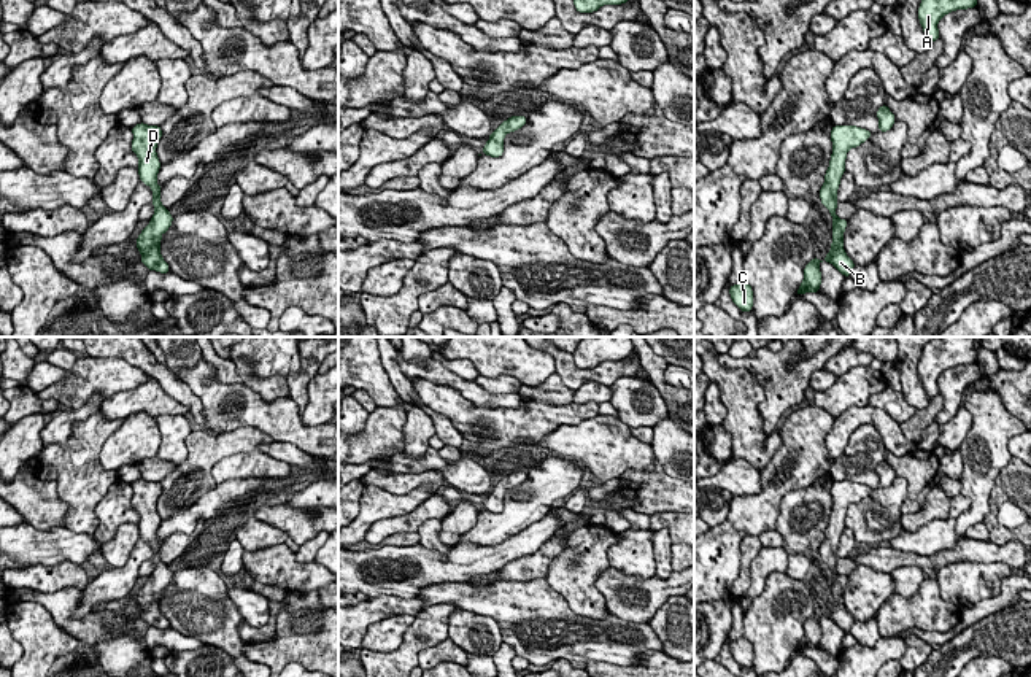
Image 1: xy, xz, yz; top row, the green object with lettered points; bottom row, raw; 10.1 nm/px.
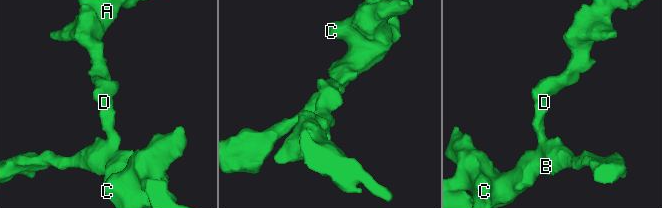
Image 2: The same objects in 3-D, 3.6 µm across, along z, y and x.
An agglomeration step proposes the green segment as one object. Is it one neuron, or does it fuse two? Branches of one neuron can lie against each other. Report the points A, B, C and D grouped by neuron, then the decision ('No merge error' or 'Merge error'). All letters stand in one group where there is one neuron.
Groups: A B C D. No merge error

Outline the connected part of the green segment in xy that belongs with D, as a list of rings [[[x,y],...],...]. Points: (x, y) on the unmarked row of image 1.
[[[140,478],[132,483],[133,496],[132,507],[138,513],[138,531],[140,537],[153,545],[153,561],[154,571],[149,575],[149,580],[137,593],[135,602],[141,609],[140,617],[148,626],[156,626],[159,629],[168,629],[170,623],[160,612],[160,598],[162,590],[168,586],[173,578],[170,567],[160,559],[160,542],[156,534],[160,524],[160,516],[157,513],[156,504],[162,494],[162,485],[159,482],[148,482]]]

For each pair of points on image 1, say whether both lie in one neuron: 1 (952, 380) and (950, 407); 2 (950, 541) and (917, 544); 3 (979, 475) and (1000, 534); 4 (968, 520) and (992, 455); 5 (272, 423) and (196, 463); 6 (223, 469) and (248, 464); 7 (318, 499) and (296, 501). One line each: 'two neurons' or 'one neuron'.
1: one neuron
2: one neuron
3: two neurons
4: one neuron
5: two neurons
6: one neuron
7: one neuron

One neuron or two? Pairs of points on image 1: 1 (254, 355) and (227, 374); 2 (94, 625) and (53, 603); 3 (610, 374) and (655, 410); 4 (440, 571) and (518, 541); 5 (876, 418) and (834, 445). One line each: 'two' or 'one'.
1: two
2: one
3: two
4: one
5: one

